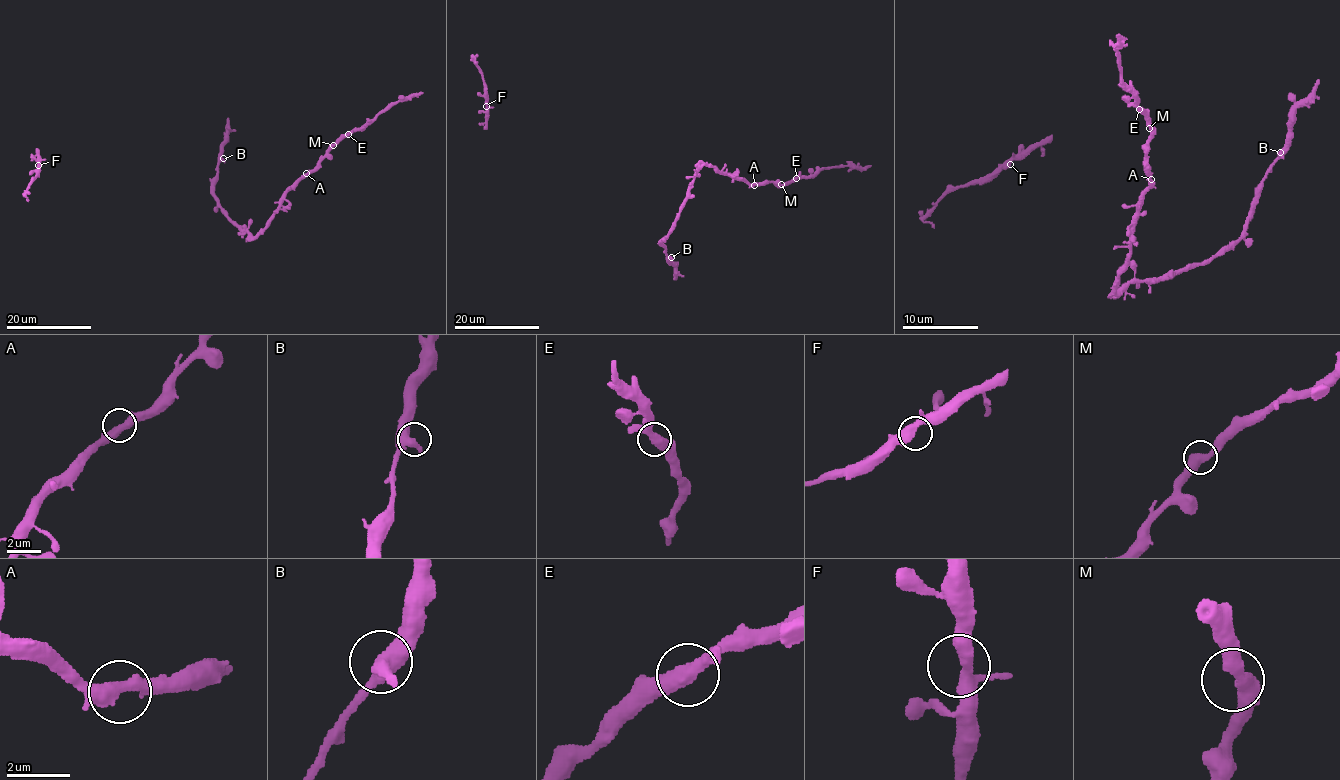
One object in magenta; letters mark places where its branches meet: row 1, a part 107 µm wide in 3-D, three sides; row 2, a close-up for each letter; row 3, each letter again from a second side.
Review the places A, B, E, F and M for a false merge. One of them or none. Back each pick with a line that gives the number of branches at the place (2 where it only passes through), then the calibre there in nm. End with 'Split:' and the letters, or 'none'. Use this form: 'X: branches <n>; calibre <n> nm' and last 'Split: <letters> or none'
Split: none

